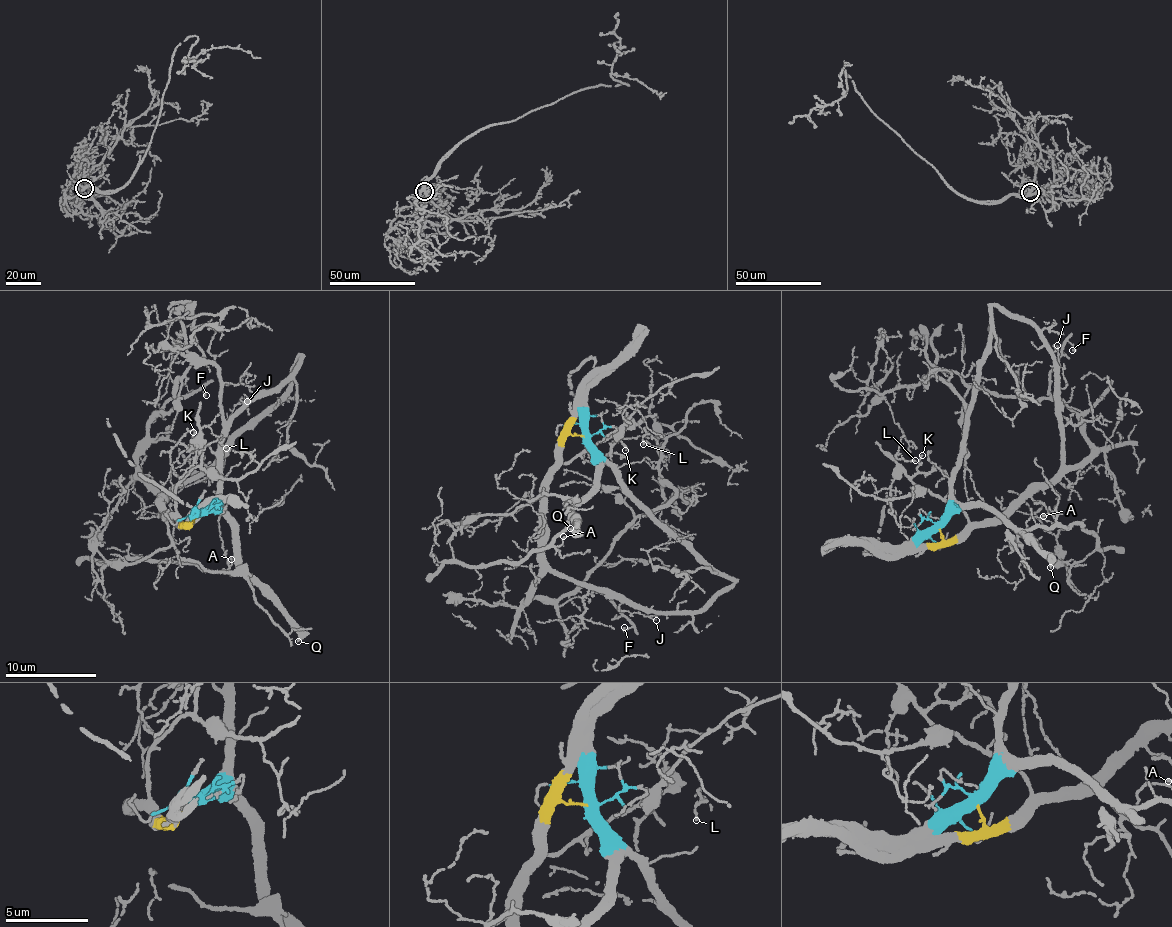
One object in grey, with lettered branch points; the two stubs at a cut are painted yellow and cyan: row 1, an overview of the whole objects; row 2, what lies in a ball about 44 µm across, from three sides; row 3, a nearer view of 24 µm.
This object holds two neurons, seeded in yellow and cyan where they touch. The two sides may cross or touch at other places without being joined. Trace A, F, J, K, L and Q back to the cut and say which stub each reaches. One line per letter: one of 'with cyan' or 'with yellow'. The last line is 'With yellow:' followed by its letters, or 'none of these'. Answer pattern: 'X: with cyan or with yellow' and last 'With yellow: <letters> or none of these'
A: with cyan
F: with yellow
J: with yellow
K: with yellow
L: with yellow
Q: with cyan
With yellow: F, J, K, L

